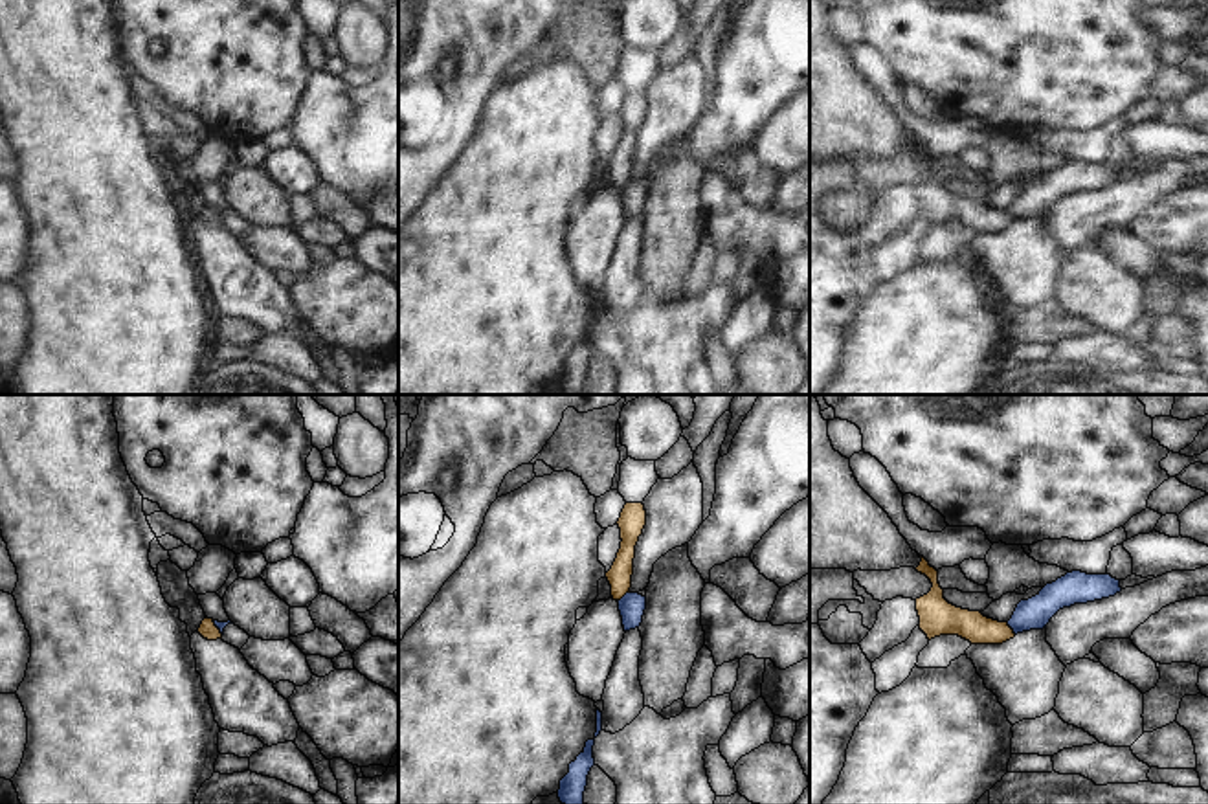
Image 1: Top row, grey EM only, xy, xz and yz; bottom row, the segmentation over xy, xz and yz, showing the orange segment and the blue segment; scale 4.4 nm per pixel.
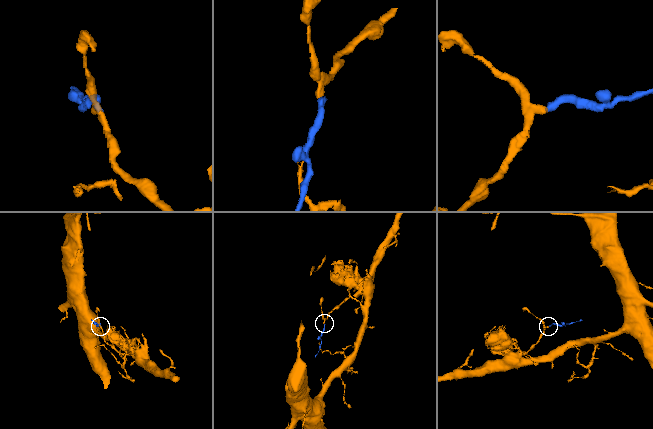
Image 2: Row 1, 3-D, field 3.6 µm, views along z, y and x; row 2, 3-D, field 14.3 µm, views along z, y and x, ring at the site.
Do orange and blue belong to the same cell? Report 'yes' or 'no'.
no

